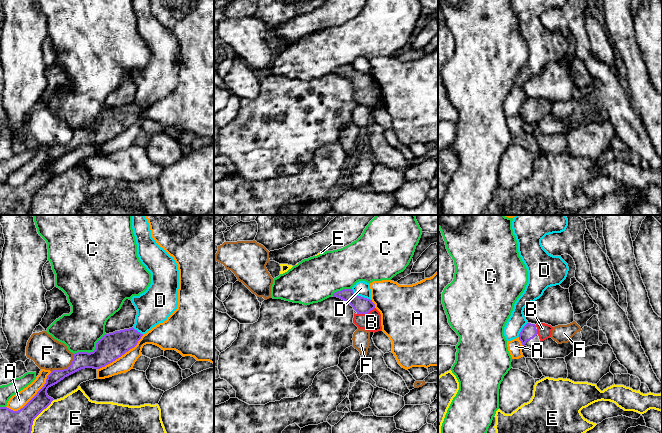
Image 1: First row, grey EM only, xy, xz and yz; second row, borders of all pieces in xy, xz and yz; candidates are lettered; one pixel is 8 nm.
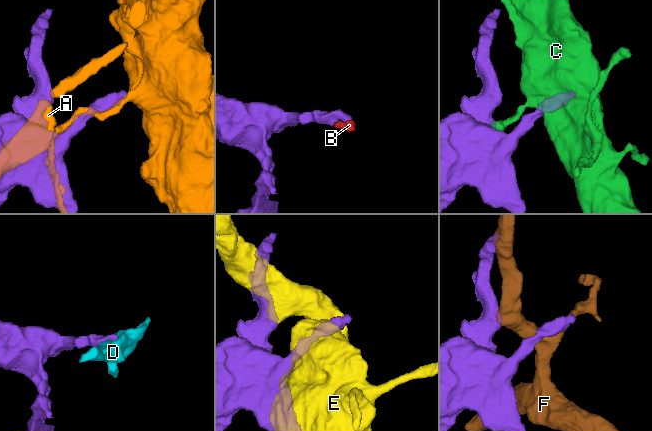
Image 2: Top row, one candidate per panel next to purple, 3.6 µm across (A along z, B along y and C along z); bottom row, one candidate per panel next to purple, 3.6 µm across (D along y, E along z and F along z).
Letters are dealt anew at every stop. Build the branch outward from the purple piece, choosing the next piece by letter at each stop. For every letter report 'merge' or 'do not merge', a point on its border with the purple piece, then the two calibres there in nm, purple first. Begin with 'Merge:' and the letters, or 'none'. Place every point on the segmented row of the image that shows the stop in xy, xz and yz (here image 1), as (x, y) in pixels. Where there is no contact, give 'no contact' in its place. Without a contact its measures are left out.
Merge: B
A: do not merge | xy (33, 397) | 190/120 nm
B: merge | xz (365, 313) | 140/150 nm
C: do not merge | xy (93, 351) | 220/320 nm
D: do not merge | xz (360, 296) | 140/120 nm
E: do not merge | xy (37, 415) | 190/280 nm
F: do not merge | xy (65, 369) | 140/260 nm

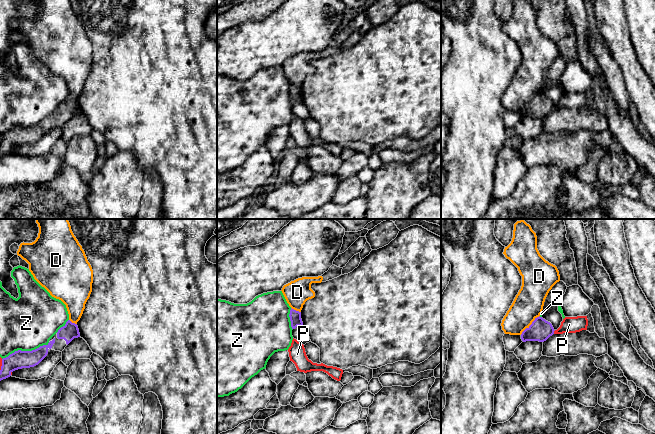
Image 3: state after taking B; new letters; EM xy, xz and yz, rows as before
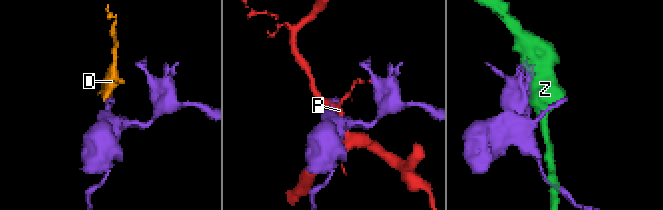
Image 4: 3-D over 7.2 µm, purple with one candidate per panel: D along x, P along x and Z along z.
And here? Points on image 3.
Merge: none
D: do not merge | yz (530, 325) | 180/240 nm
P: do not merge | yz (553, 332) | 180/130 nm
Z: do not merge | xy (25, 351) | 150/440 nm

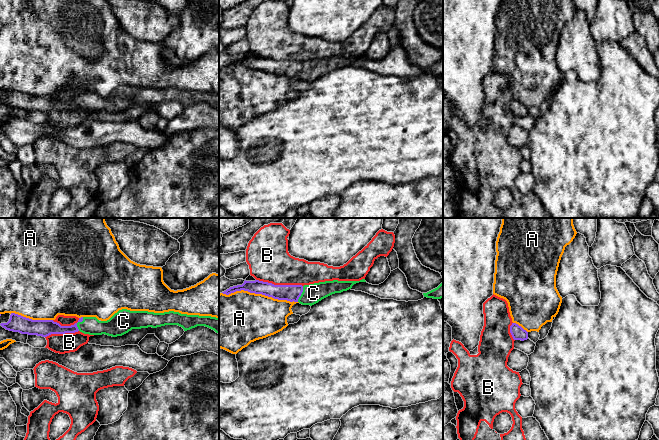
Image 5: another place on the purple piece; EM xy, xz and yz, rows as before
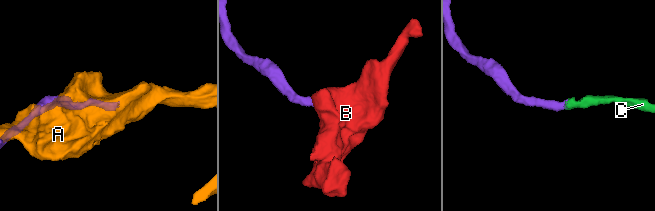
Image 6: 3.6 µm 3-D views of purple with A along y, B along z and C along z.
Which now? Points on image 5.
Merge: C
A: do not merge | xz (260, 293) | 130/420 nm
B: do not merge | xz (279, 285) | 130/340 nm
C: merge | xy (77, 322) | 130/140 nm

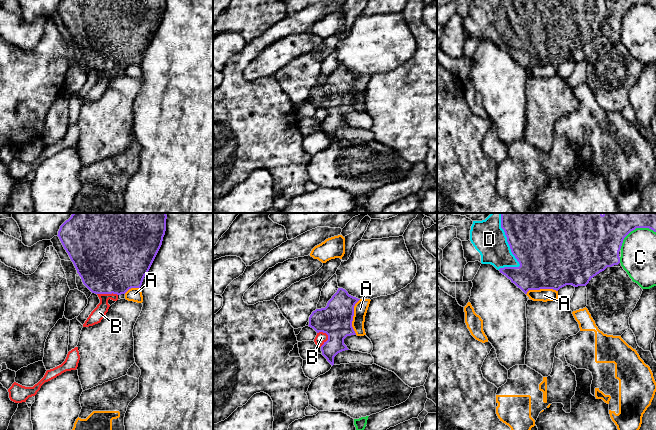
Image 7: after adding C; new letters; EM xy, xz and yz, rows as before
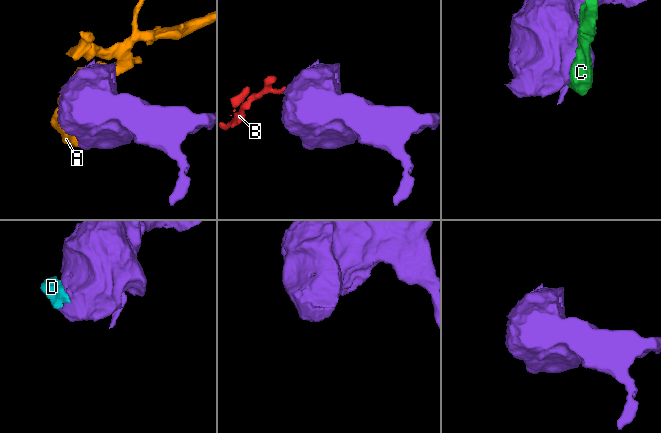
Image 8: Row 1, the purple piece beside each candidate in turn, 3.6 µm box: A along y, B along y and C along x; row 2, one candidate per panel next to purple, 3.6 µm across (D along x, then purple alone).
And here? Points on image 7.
Merge: D
A: do not merge | xz (352, 317) | 260/110 nm
B: do not merge | xz (328, 338) | 260/90 nm
C: do not merge | yz (634, 229) | 320/280 nm
D: merge | yz (507, 240) | 500/260 nm

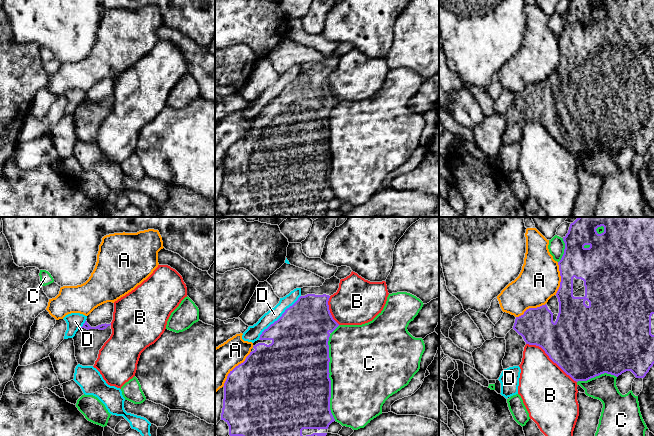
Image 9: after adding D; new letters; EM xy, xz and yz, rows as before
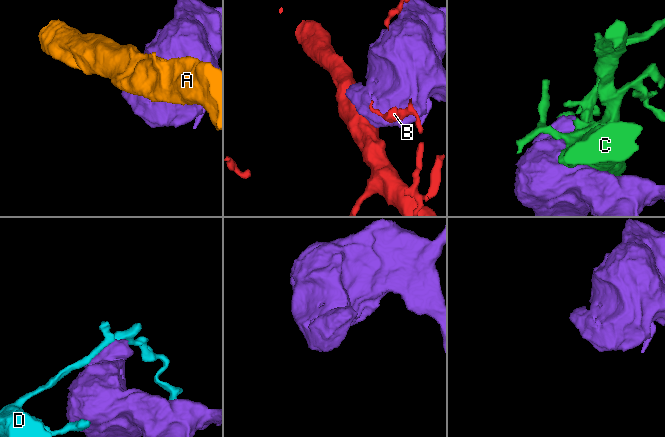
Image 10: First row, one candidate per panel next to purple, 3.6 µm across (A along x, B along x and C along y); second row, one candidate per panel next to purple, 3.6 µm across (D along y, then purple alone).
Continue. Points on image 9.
Merge: none
A: do not merge | xz (234, 368) | 500/260 nm
B: do not merge | yz (551, 359) | 480/400 nm
C: do not merge | xz (329, 373) | 500/500 nm
D: do not merge | xz (280, 317) | 460/110 nm

